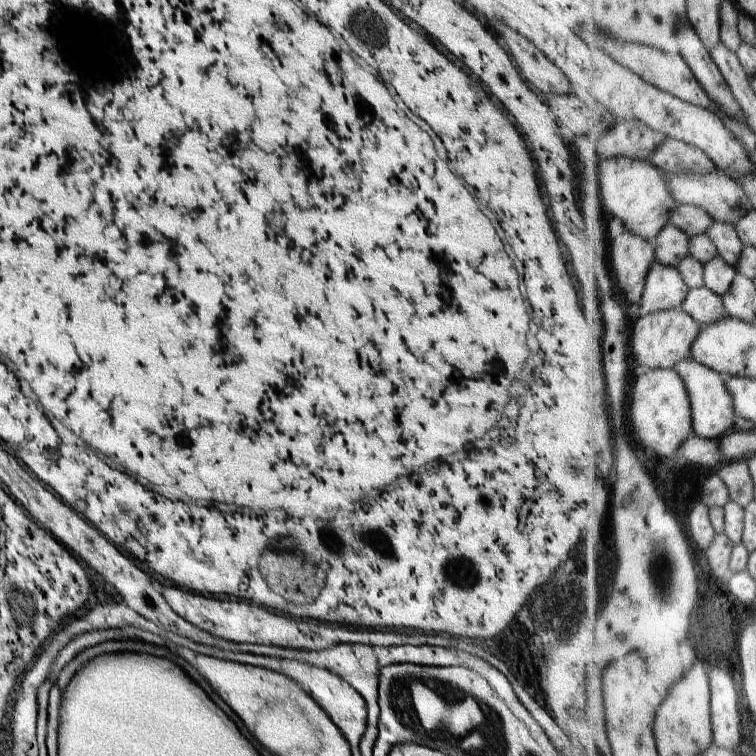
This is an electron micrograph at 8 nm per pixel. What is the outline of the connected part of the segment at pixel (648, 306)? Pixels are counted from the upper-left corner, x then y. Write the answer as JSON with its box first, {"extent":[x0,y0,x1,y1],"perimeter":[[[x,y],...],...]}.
{"extent":[642,260,692,314],"perimeter":[[[658,260],[654,263],[642,304],[642,314],[681,307],[692,292],[679,267]]]}

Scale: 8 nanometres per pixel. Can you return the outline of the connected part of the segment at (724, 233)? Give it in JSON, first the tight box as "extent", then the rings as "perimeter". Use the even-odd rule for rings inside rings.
{"extent":[707,221,747,269],"perimeter":[[[716,221],[714,228],[707,233],[716,240],[723,258],[738,269],[747,244],[741,237],[737,225]]]}

